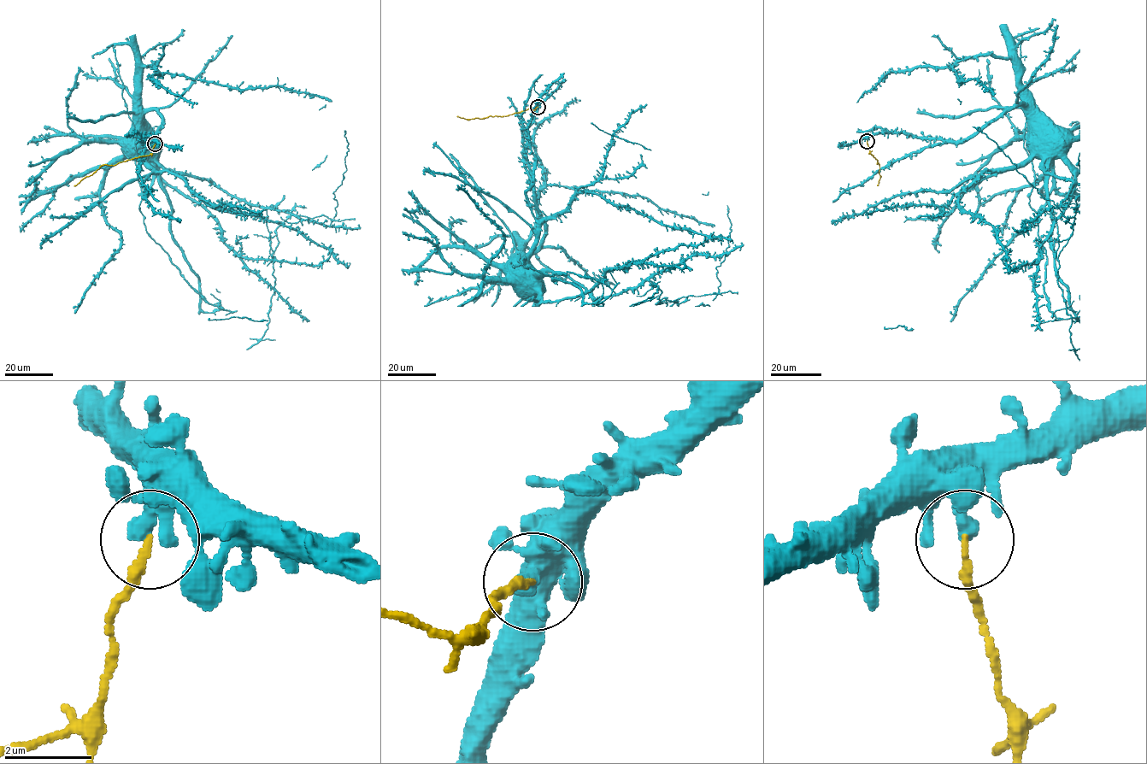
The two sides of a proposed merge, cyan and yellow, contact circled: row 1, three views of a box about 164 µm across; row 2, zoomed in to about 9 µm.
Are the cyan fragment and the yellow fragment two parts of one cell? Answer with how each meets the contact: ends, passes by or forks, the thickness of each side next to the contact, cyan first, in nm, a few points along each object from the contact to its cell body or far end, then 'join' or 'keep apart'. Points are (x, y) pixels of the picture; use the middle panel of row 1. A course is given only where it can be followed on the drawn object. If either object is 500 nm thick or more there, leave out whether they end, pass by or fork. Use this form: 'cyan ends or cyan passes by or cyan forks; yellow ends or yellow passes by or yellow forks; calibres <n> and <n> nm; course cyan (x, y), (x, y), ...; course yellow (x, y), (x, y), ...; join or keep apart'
cyan ends; yellow ends; calibres 360 and 180 nm; course cyan (538, 107), (534, 120), (526, 129), (525, 167), (544, 222), (544, 238), (527, 254), (522, 252); course yellow (538, 107), (508, 115), (480, 119), (457, 116); keep apart

